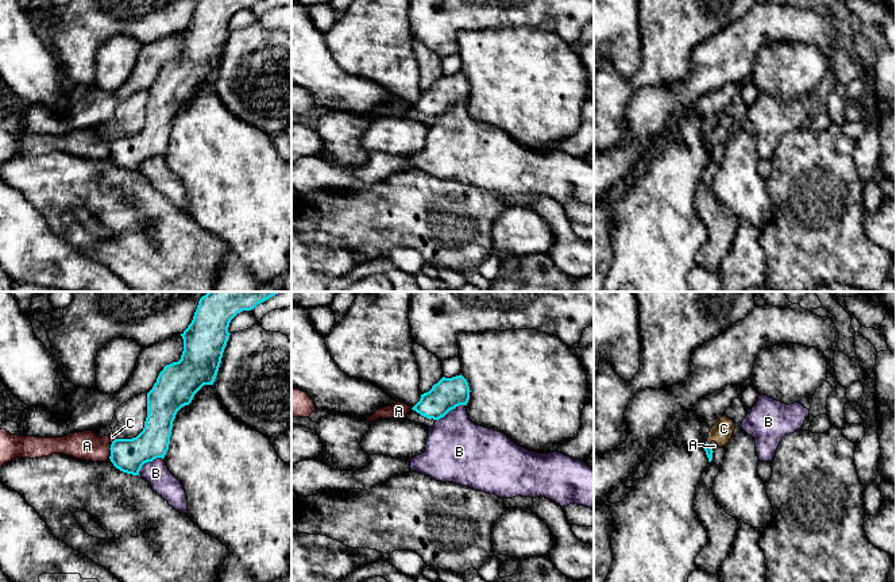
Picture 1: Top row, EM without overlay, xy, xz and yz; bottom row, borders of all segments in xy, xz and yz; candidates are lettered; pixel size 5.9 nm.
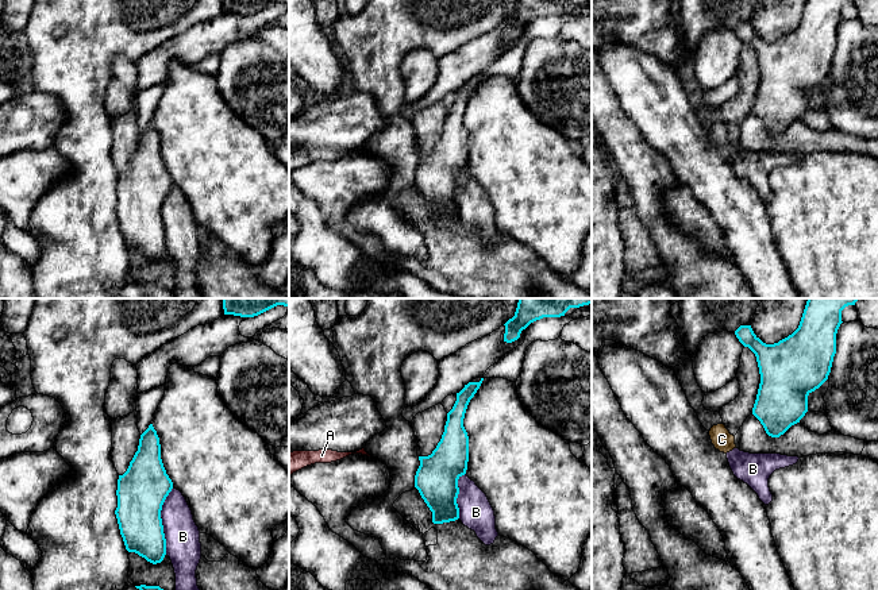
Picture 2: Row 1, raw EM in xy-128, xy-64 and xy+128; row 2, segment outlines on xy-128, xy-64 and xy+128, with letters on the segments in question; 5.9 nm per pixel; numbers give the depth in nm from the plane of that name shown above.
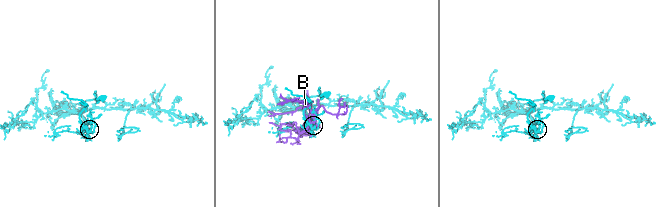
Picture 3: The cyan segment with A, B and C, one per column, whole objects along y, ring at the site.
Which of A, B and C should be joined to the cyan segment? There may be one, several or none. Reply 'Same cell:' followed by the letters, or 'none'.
Same cell: none

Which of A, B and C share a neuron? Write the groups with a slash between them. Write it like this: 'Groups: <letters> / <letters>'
Groups: A C / B

